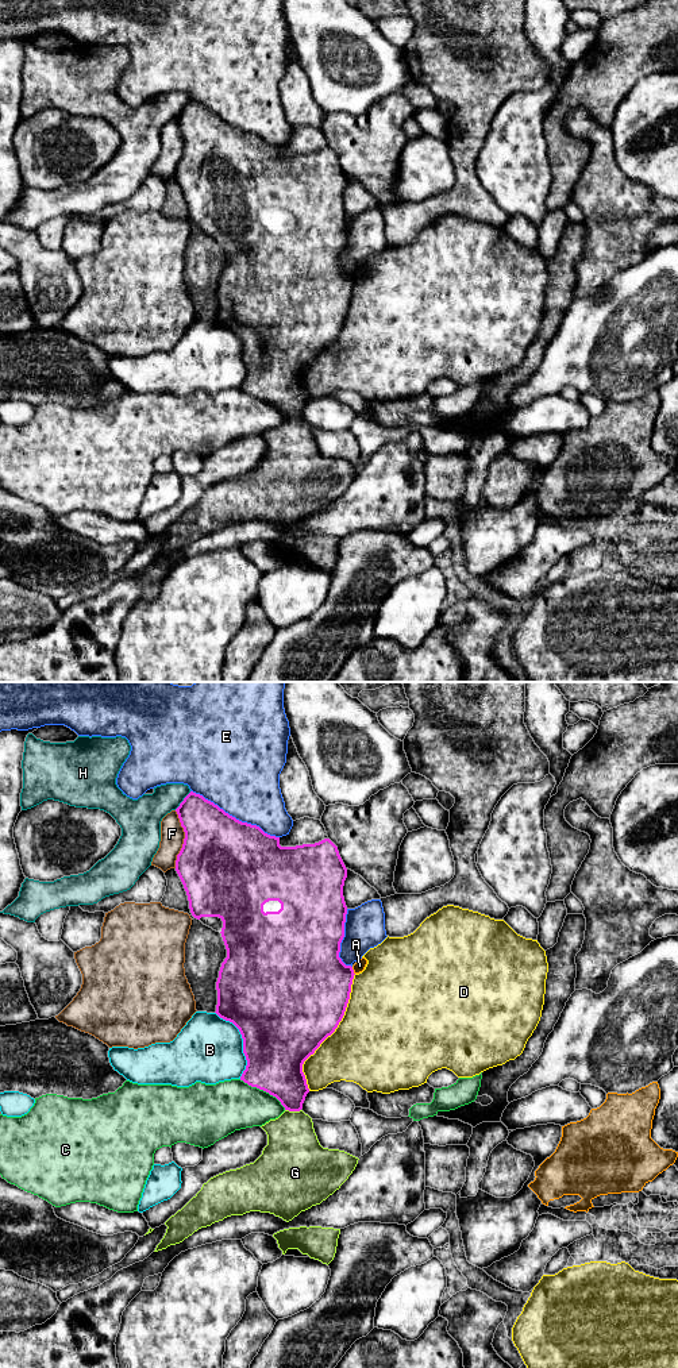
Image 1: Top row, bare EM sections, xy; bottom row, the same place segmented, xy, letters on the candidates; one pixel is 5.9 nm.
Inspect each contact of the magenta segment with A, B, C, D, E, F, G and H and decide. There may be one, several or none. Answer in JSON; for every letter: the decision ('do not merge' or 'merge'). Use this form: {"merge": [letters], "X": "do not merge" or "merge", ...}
{"merge": [], "A": "do not merge", "B": "do not merge", "C": "do not merge", "D": "do not merge", "E": "do not merge", "F": "do not merge", "G": "do not merge", "H": "do not merge"}

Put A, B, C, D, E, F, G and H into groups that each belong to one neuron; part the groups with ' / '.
A / B / C / D / E / F / G / H

